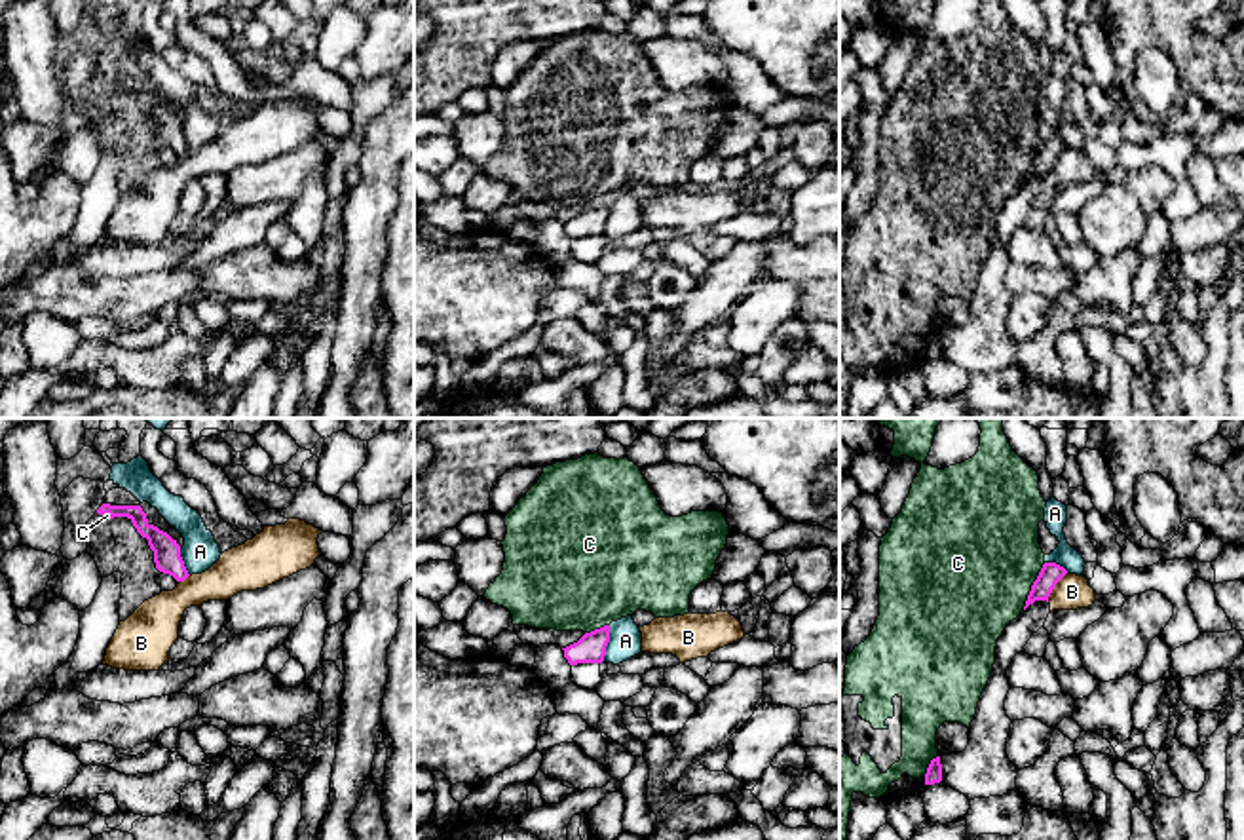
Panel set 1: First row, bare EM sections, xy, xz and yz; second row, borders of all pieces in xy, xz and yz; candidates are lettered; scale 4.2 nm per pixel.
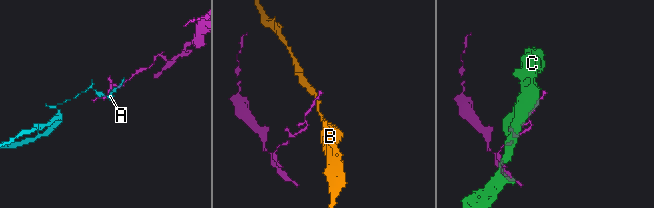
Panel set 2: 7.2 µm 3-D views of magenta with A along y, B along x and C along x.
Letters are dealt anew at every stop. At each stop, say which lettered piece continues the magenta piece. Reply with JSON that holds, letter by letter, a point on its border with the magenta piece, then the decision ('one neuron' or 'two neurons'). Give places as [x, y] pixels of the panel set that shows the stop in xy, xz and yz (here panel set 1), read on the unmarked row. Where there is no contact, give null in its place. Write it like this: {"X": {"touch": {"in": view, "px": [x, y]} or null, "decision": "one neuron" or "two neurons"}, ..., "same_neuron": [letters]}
{"A": {"touch": {"in": "xz", "px": [608, 215]}, "decision": "two neurons"}, "B": {"touch": {"in": "yz", "px": [1055, 160]}, "decision": "two neurons"}, "C": {"touch": {"in": "yz", "px": [1032, 160]}, "decision": "two neurons"}, "same_neuron": []}

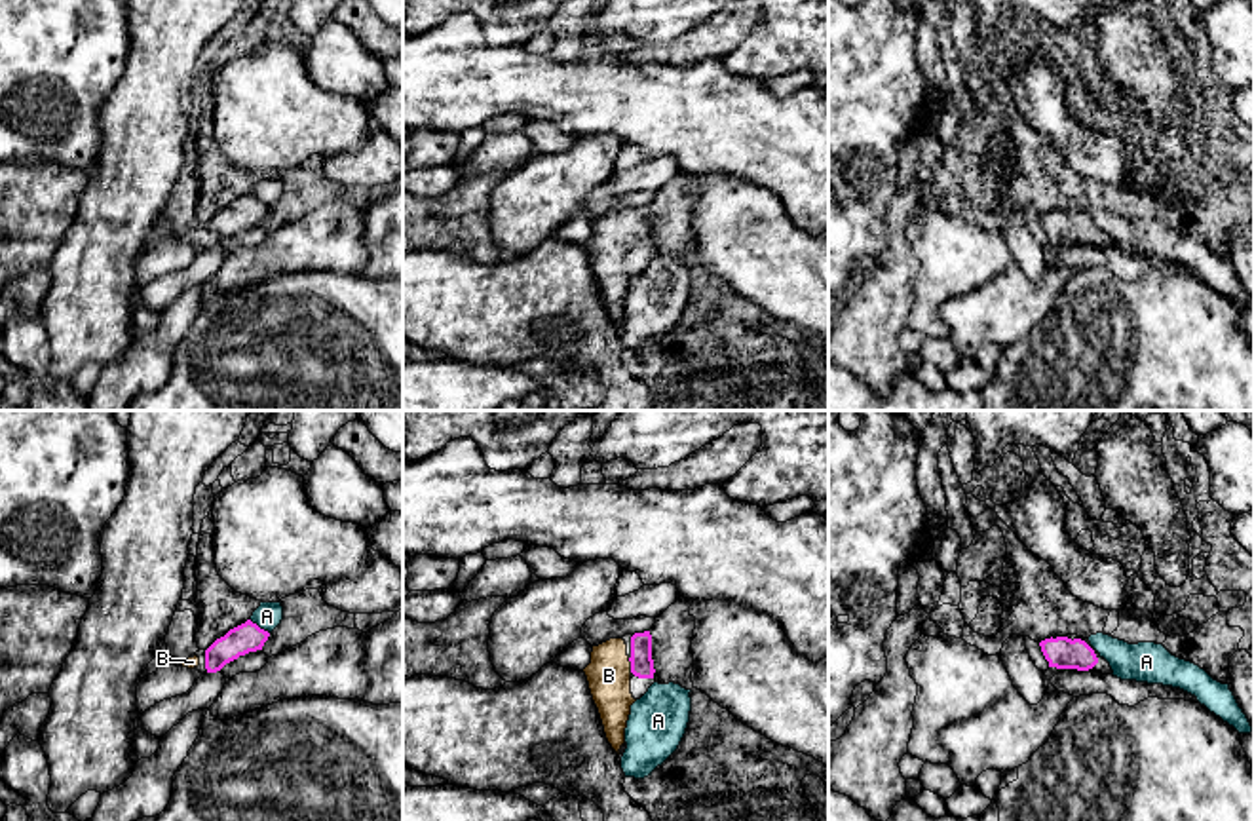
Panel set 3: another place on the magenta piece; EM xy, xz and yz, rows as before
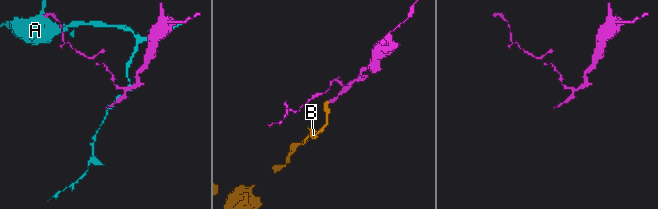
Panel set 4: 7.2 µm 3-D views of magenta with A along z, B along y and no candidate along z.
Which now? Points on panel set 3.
{"A": {"touch": {"in": "xy", "px": [257, 200]}, "decision": "two neurons"}, "B": {"touch": {"in": "xz", "px": [631, 240]}, "decision": "one neuron"}, "same_neuron": ["B"]}

